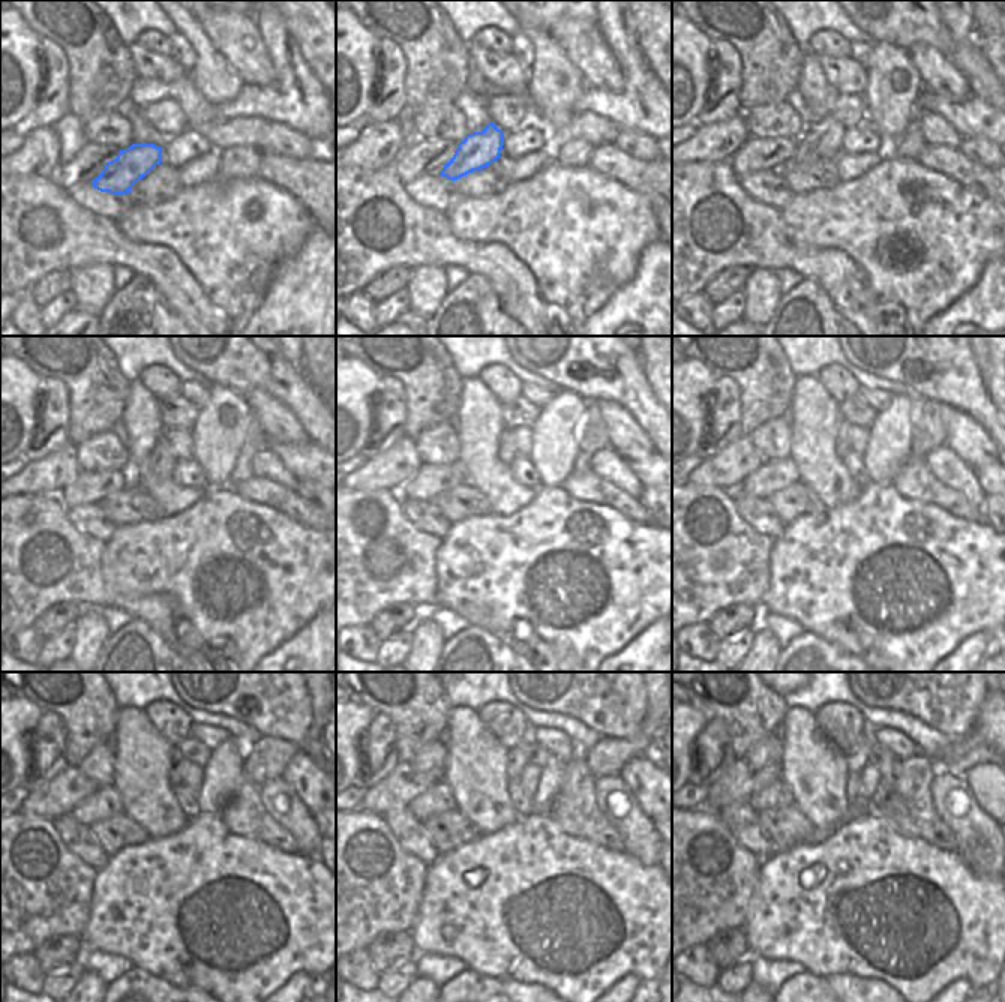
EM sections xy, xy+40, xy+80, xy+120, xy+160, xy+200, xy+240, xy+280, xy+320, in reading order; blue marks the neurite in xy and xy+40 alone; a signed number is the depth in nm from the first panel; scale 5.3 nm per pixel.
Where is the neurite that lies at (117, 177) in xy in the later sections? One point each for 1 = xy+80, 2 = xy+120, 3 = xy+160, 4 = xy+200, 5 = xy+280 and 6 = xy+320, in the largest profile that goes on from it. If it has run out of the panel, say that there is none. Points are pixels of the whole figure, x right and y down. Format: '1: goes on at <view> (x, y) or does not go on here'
1: goes on at xy+80 (822, 140)
2: goes on at xy+120 (162, 459)
3: goes on at xy+160 (506, 453)
4: goes on at xy+200 (843, 449)
5: goes on at xy+280 (518, 756)
6: goes on at xy+320 (857, 758)

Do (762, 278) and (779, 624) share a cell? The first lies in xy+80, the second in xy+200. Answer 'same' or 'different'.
different

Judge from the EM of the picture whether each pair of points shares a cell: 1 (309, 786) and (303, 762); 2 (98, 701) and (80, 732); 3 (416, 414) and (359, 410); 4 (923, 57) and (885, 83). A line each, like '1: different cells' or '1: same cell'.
1: same cell
2: same cell
3: different cells
4: different cells

